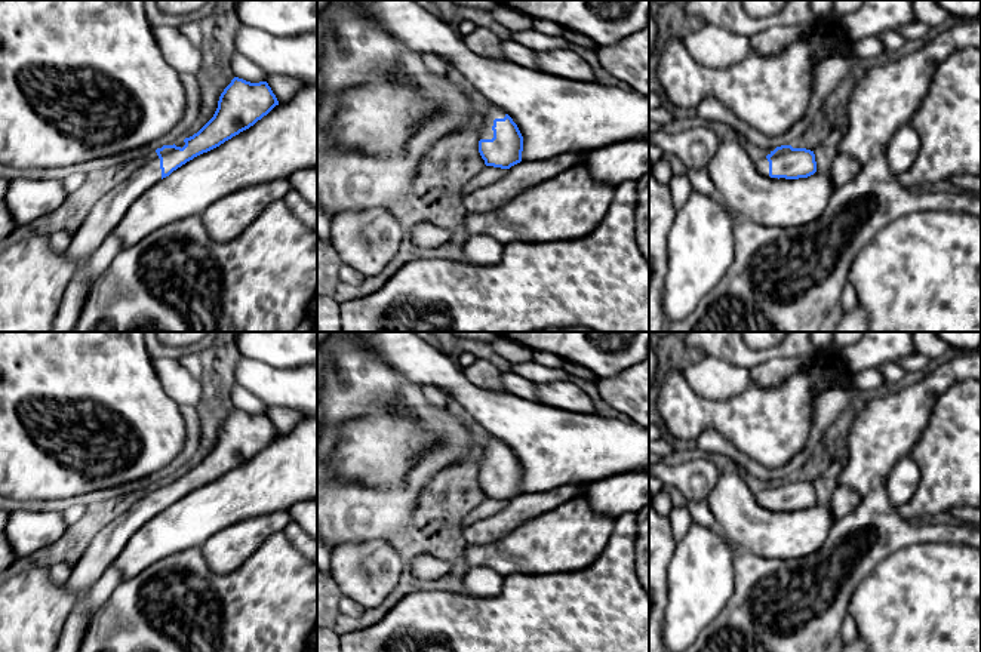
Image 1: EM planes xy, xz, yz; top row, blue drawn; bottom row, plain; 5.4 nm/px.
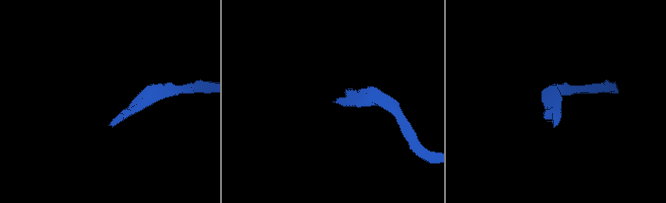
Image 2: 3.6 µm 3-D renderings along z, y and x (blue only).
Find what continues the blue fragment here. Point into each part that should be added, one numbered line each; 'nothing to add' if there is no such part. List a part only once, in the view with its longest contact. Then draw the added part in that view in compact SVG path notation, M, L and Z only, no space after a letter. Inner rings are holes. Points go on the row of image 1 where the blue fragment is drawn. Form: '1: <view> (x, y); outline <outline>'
1: xz (485, 128); outline M493 108L493 110L488 110L482 119L482 123L479 124L479 136L480 139L492 139L493 138L493 120L495 119L504 119L505 113Z

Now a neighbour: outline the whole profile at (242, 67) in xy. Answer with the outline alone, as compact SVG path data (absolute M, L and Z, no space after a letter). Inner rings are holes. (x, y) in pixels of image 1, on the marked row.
M239 52L233 55L231 70L234 77L243 79L246 82L267 82L267 73Z

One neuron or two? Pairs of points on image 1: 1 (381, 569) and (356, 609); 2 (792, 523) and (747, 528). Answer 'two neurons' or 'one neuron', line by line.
1: two neurons
2: one neuron

